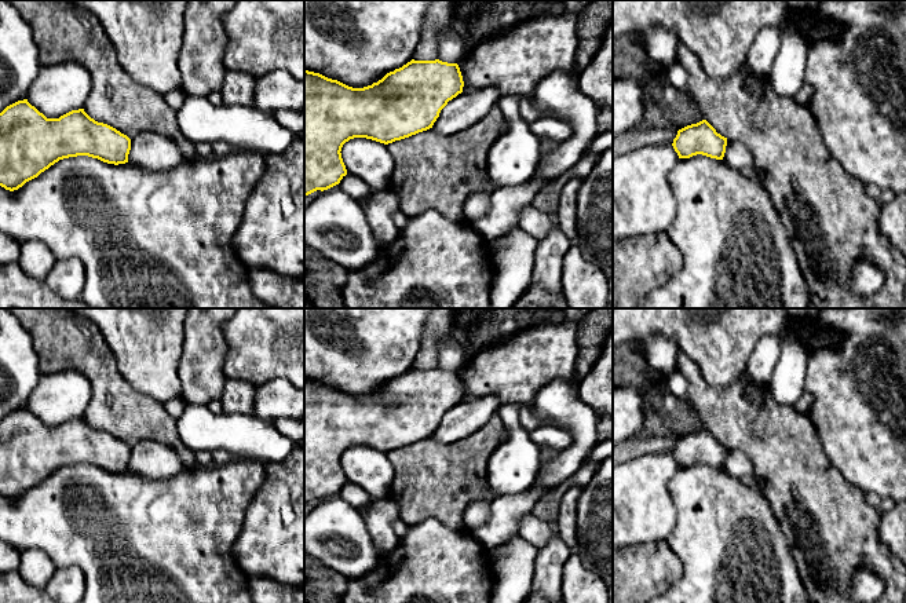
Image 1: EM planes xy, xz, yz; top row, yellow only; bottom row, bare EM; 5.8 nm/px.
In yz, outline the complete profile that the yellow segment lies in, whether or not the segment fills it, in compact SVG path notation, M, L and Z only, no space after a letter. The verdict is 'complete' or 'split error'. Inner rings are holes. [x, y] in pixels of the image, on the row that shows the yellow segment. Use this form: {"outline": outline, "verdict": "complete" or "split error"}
{"outline": "M702 120L677 131L672 143L679 158L690 158L702 154L710 158L723 160L727 146L727 138Z", "verdict": "complete"}

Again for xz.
{"outline": "M414 61L364 88L304 69L304 197L328 190L347 175L341 147L354 138L384 145L432 128L441 110L463 92L464 81L457 63Z", "verdict": "complete"}

